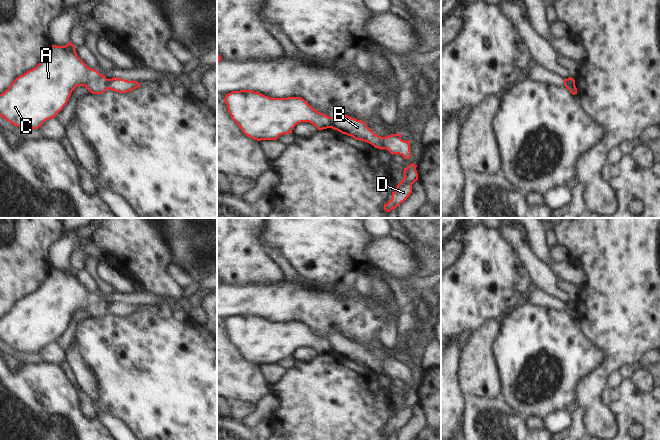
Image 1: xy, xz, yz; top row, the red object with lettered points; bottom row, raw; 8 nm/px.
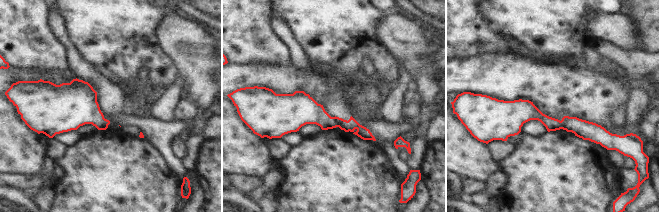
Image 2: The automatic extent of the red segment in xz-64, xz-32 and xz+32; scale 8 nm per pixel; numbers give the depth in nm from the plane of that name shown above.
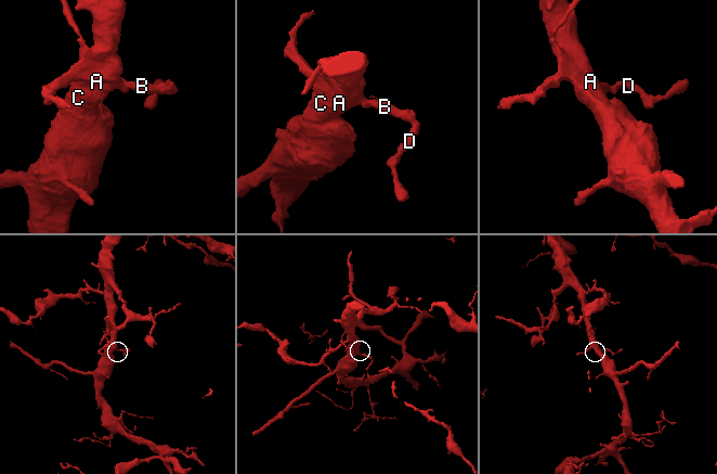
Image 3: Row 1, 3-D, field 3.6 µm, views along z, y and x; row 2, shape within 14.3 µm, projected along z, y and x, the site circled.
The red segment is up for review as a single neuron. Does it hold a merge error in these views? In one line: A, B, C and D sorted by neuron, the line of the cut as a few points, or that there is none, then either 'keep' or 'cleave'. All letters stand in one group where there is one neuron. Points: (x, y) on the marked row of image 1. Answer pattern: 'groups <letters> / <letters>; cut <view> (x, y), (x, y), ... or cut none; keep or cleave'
groups A C / B D; cut xz (327, 116), (332, 127); cleave

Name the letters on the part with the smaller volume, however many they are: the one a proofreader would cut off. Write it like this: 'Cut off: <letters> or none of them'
Cut off: B, D

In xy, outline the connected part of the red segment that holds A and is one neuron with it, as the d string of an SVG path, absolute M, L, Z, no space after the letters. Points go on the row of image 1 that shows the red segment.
M71 41L65 46L53 45L35 68L17 77L8 89L0 94L0 116L17 127L38 129L63 109L77 86L85 86L92 94L102 94L108 89L107 78L97 70L89 68L78 57Z

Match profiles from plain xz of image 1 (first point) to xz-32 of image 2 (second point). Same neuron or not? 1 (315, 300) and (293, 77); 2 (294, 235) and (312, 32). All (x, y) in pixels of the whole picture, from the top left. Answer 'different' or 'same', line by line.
1: same
2: same

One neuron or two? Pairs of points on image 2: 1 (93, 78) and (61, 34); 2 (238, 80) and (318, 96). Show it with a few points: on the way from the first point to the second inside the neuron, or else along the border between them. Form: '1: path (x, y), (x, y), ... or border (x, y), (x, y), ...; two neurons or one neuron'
1: path (82, 67), (73, 58), (70, 45); one neuron
2: path (258, 78), (279, 78), (298, 81); one neuron

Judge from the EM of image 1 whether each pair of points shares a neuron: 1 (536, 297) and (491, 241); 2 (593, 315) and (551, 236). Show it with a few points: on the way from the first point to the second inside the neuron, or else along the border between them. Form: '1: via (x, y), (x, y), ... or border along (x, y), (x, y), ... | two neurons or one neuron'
1: border along (532, 287), (529, 291) | two neurons
2: border along (553, 229), (558, 244) | two neurons

